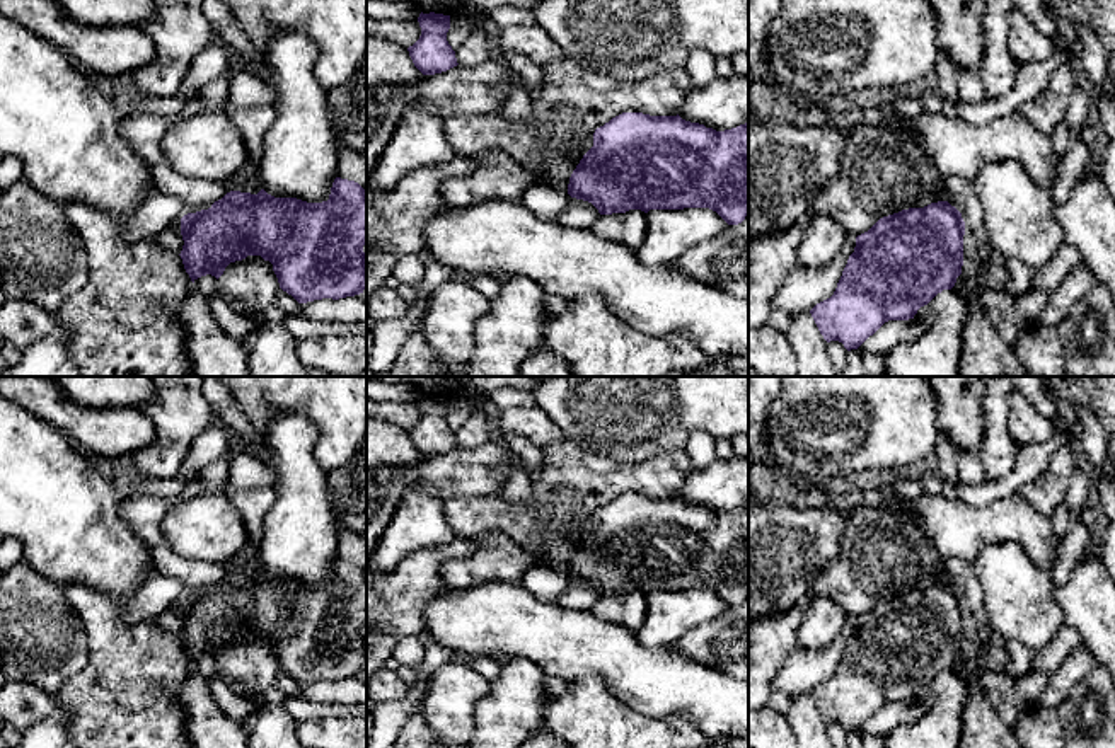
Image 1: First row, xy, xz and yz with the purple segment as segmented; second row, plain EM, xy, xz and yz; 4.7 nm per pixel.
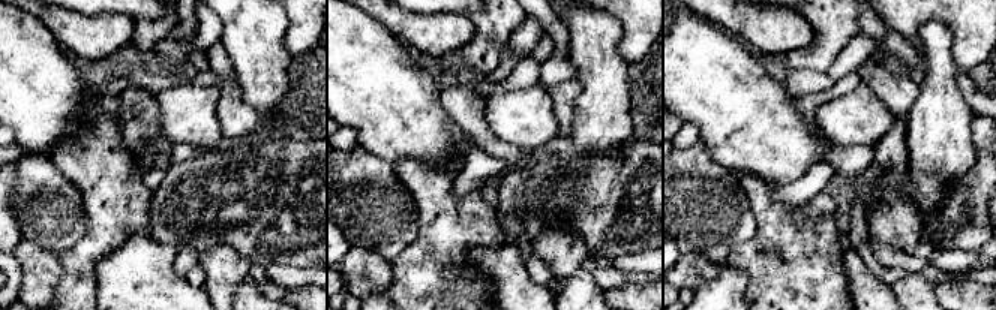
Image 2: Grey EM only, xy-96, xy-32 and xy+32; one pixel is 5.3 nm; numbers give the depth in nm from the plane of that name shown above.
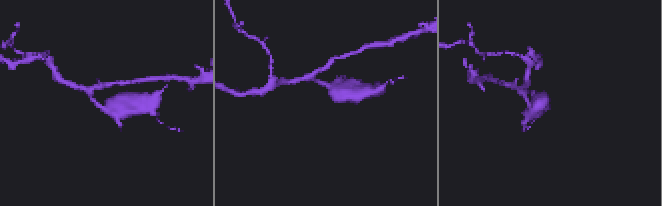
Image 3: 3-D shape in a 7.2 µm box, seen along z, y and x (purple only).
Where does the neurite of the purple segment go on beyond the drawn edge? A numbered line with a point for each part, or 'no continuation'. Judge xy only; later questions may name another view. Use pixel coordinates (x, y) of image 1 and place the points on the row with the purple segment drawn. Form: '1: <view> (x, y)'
no continuation

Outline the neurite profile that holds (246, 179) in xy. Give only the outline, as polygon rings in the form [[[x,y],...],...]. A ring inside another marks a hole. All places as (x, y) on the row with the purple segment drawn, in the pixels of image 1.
[[[249,158],[228,182],[230,191],[257,194],[263,189],[259,181],[259,167]]]

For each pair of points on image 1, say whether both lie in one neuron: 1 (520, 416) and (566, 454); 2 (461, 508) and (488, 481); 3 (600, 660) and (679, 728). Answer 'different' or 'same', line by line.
1: different
2: different
3: different

